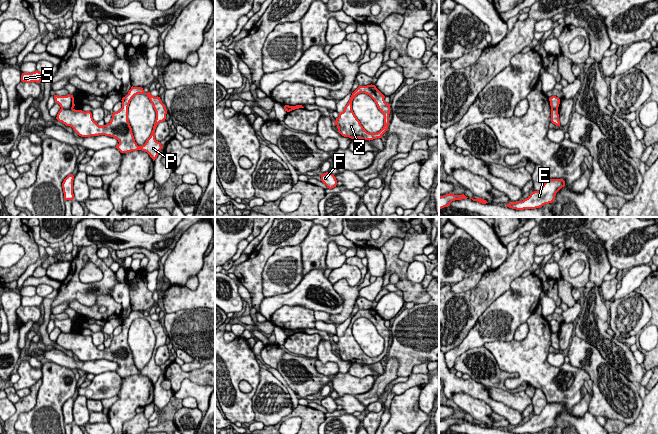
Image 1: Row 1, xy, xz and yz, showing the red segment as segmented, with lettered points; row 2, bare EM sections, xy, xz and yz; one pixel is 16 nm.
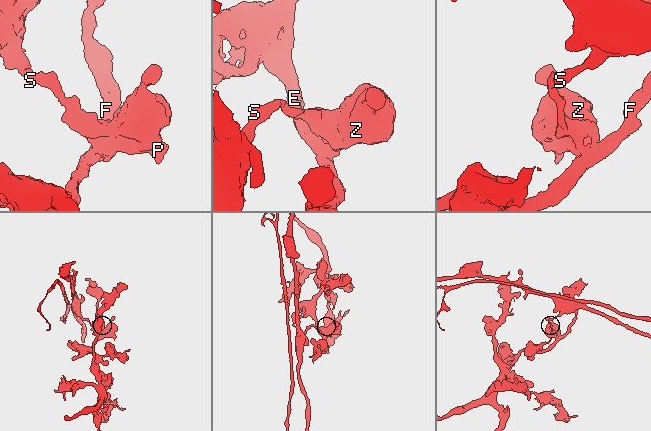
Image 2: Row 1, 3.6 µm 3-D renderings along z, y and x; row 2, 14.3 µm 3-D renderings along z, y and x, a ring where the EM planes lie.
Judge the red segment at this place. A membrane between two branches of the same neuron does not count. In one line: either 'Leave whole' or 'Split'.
Split

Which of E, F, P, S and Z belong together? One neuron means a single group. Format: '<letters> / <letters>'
E F P Z / S

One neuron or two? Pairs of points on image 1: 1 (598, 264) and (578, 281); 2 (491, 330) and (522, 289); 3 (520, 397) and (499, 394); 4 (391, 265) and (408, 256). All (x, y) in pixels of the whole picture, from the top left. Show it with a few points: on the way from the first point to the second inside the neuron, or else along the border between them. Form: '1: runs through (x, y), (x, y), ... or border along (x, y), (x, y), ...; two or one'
1: border along (579, 250), (587, 258), (589, 280); two
2: runs through (500, 320), (521, 299); one
3: runs through (515, 397), (504, 396); one
4: border along (403, 239), (403, 247), (399, 257), (409, 263); two

